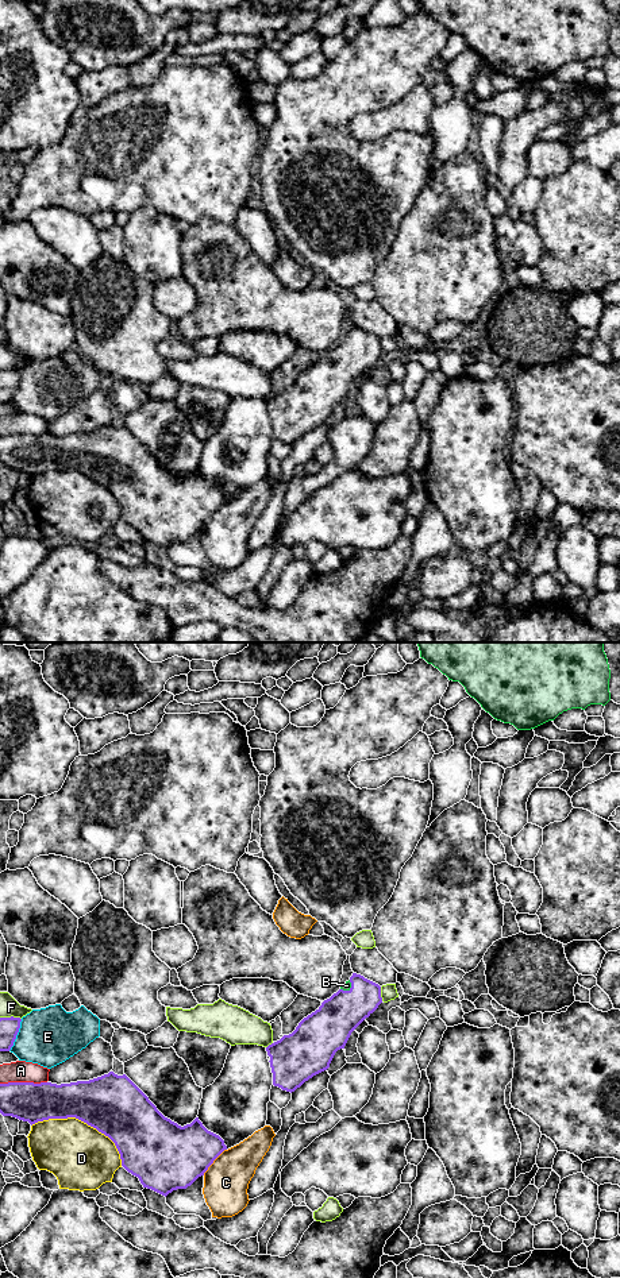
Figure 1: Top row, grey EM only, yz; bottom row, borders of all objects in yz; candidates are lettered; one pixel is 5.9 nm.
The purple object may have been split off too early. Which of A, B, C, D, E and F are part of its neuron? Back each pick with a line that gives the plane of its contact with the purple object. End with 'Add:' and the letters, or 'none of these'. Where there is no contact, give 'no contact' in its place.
B: yz
Add: B

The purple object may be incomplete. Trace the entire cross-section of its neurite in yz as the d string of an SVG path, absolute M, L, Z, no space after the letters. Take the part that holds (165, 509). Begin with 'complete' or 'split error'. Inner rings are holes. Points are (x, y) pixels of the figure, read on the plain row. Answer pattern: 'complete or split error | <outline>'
complete | M113 424L89 433L70 436L0 436L0 466L31 478L49 471L76 470L108 489L116 498L122 518L138 529L143 540L162 548L186 541L204 528L213 513L227 502L224 493L208 483L196 470L184 479L165 470L149 449L126 428Z

